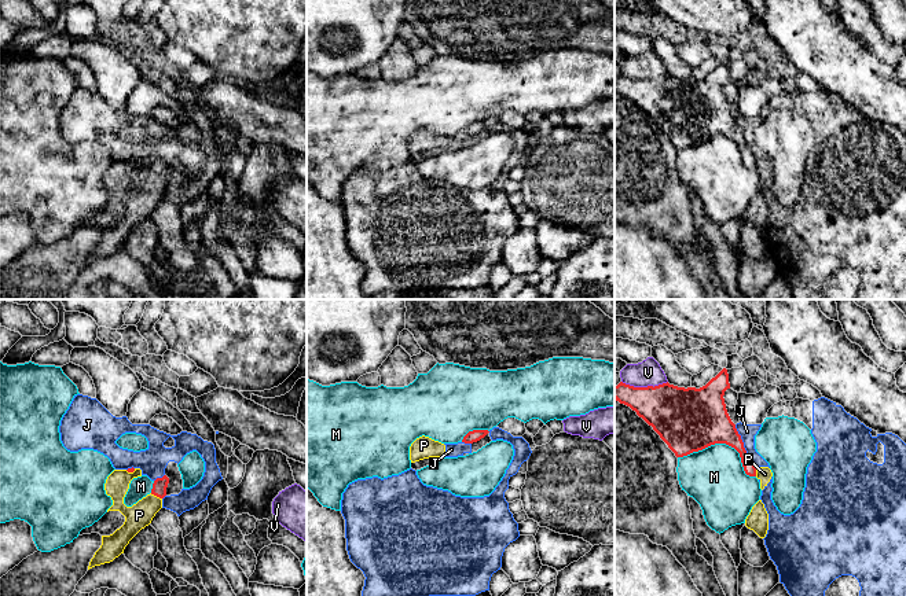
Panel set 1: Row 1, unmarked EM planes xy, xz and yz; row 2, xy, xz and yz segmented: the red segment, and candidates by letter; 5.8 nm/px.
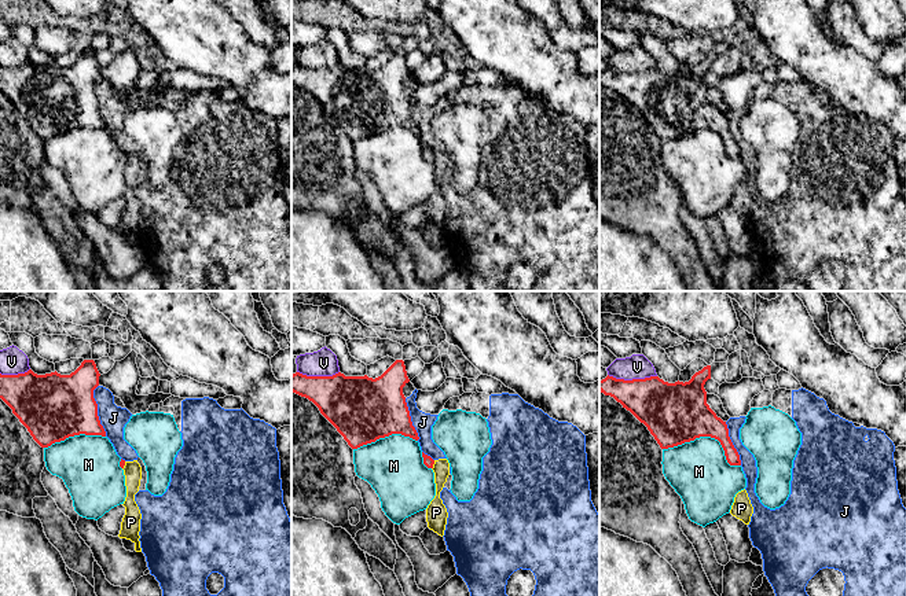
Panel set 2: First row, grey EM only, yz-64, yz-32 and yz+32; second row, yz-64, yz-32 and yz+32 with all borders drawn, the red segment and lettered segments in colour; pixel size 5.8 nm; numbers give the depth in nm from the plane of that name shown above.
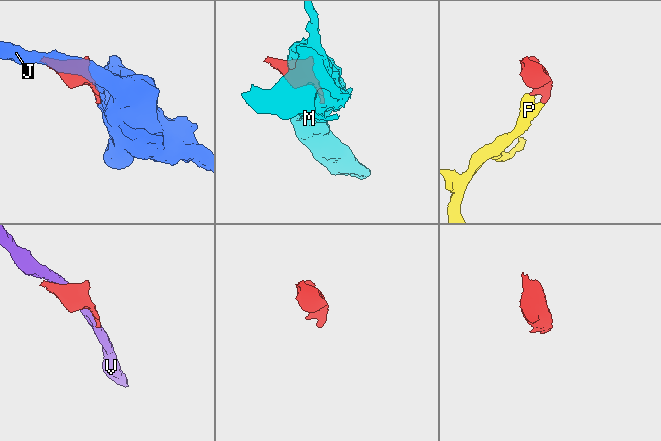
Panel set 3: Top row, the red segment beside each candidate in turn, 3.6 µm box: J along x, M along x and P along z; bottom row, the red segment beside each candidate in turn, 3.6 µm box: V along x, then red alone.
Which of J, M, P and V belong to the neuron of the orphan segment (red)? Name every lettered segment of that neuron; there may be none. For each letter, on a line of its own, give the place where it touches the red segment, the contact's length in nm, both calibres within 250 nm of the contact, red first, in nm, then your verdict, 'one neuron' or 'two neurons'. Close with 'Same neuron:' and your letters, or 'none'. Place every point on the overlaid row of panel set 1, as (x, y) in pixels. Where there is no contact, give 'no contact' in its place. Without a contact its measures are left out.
J: contact yz (743, 446); length 280 nm; calibres 260 and 90 nm; two neurons
M: contact yz (723, 442); length 480 nm; calibres 380 and 360 nm; two neurons
P: contact xy (156, 495); length 80 nm; calibres 90 and 150 nm; one neuron
V: contact yz (645, 387); length 280 nm; calibres 320 and 150 nm; two neurons
Same neuron: P

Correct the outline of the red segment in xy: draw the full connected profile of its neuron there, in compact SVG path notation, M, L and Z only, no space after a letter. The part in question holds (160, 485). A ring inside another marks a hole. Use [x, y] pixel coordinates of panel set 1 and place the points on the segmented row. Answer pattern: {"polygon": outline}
{"polygon": "M164 475L162 478L157 478L153 483L151 494L164 498L166 496L166 488L169 483L169 478Z"}

